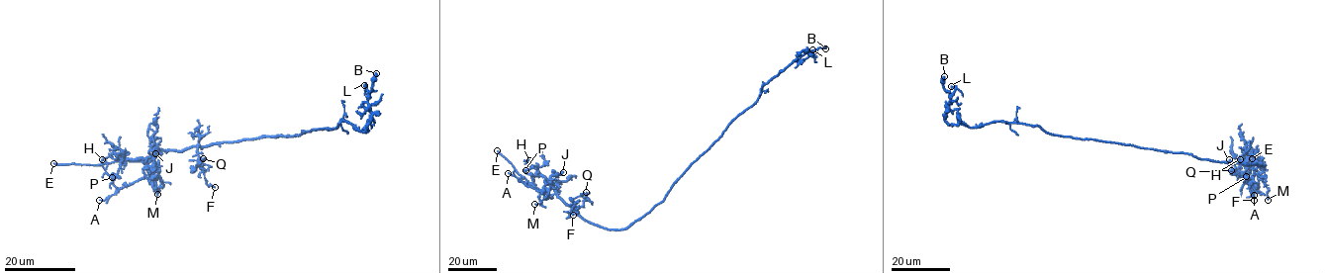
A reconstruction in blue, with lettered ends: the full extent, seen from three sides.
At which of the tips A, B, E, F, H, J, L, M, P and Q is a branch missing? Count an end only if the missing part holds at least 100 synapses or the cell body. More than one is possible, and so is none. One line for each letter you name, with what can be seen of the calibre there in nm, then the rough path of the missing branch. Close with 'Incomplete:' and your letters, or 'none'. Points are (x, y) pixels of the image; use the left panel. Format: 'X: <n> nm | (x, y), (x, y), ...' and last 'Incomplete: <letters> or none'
E: 200 nm | (53, 163), (52, 151), (65, 149), (77, 155)
Incomplete: E

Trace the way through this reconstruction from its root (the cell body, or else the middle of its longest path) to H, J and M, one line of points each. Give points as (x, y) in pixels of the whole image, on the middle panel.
H: (676, 180), (664, 199), (641, 218), (623, 228), (607, 228), (586, 221), (562, 202), (529, 160)
J: (676, 180), (664, 199), (643, 216), (623, 228), (609, 228), (586, 221), (561, 201), (550, 176), (563, 172)
M: (676, 180), (664, 199), (619, 229), (603, 227), (586, 221), (562, 202), (552, 188), (541, 204), (534, 204)

